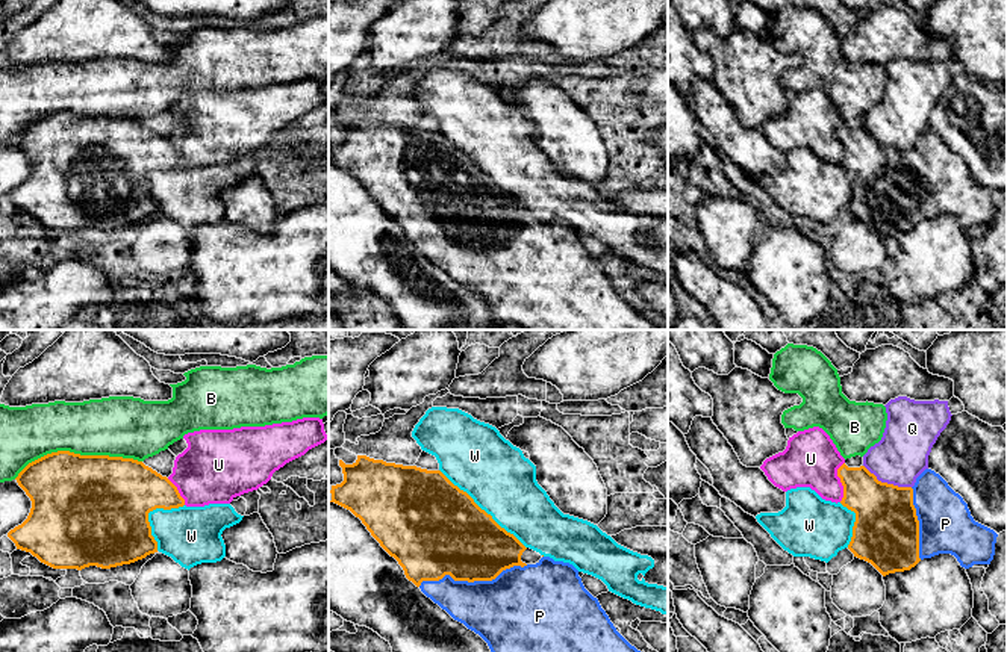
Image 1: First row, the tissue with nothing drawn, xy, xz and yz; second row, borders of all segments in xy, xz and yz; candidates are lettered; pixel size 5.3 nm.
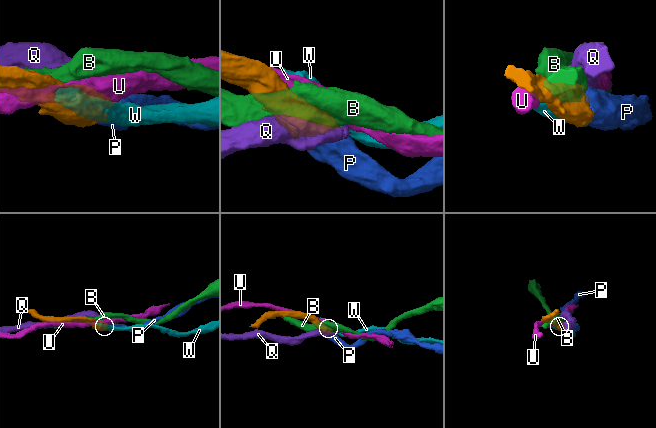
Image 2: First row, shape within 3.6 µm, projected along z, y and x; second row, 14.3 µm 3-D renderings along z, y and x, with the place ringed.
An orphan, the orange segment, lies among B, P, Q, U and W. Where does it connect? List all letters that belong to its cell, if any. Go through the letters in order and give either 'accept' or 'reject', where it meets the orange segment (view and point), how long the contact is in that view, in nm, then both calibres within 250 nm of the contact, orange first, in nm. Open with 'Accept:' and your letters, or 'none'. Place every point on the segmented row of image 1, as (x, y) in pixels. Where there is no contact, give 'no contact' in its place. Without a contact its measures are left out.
Accept: P
B: reject; contact xy (77, 454); length 700 nm; calibres 500 and 320 nm
P: accept; contact xz (473, 581); length 600 nm; calibres 400 and 380 nm
Q: reject; contact yz (886, 483); length 280 nm; calibres 340 and 280 nm
U: reject; contact yz (841, 481); length 220 nm; calibres 260 and 300 nm
W: reject; contact xz (483, 510); length 650 nm; calibres 460 and 360 nm

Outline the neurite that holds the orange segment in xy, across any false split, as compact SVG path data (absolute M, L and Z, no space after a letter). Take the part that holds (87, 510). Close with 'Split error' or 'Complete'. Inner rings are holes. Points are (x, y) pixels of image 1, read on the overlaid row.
M58 451L29 463L15 480L30 498L32 508L27 519L11 529L8 537L17 549L30 552L53 569L82 570L89 566L111 569L142 560L157 552L148 513L156 508L171 510L185 505L177 487L167 477L133 458Z. Complete

